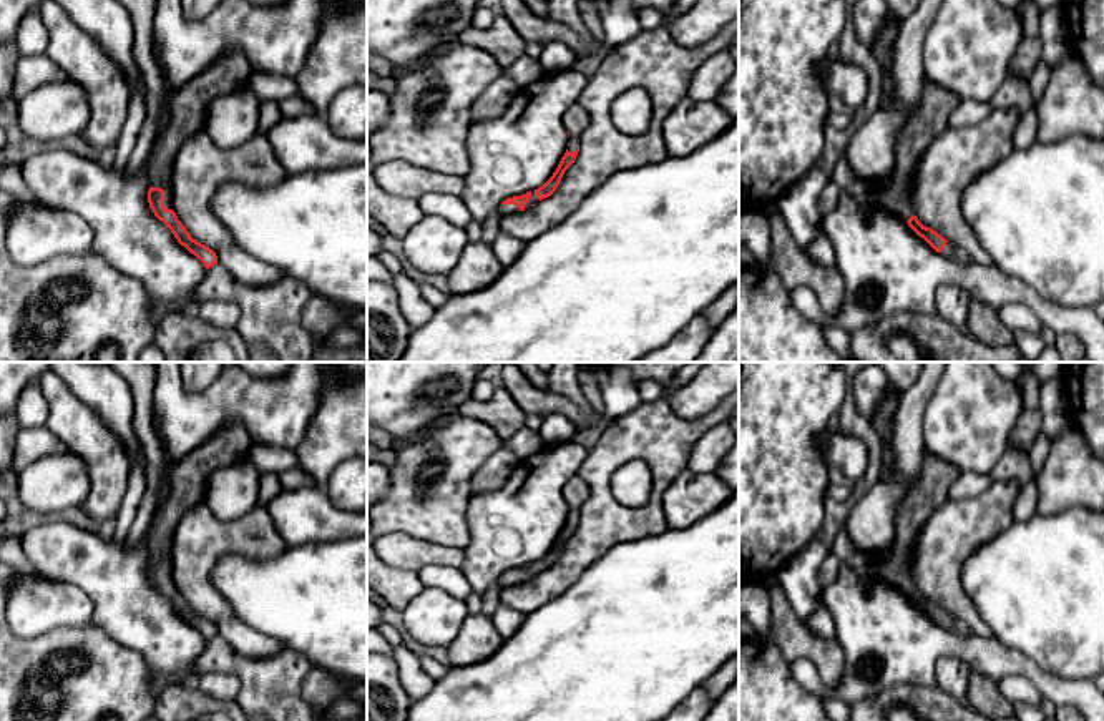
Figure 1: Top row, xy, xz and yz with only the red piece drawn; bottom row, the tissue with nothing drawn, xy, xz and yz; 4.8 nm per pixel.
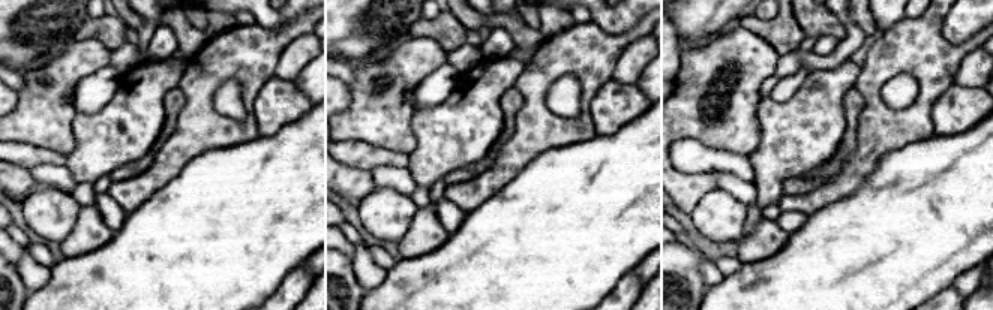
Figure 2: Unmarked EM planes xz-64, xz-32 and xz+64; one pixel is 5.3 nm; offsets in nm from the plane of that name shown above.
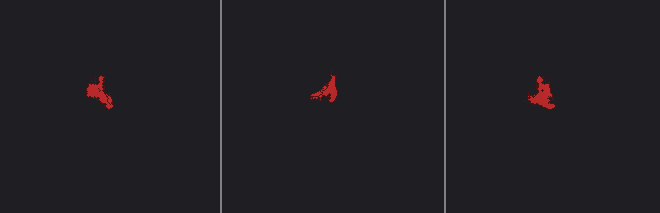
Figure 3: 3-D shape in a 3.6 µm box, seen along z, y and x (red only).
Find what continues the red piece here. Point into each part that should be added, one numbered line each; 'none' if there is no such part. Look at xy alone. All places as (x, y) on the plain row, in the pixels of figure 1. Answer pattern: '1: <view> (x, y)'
1: xy (190, 475)

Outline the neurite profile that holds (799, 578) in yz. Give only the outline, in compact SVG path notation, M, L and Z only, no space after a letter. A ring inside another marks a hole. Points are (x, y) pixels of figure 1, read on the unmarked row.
M815 537L777 573L779 586L785 591L794 611L804 623L822 605L818 571L830 548Z

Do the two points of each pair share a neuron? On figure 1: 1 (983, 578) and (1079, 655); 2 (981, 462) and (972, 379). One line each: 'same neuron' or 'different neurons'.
1: same neuron
2: same neuron

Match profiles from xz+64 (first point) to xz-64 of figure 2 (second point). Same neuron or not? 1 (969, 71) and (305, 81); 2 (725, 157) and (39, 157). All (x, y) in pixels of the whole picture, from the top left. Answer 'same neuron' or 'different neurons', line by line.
1: different neurons
2: same neuron

